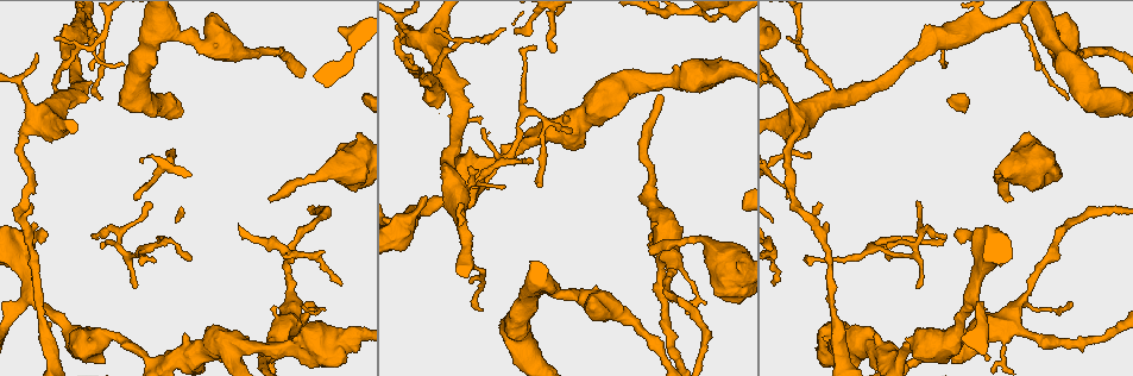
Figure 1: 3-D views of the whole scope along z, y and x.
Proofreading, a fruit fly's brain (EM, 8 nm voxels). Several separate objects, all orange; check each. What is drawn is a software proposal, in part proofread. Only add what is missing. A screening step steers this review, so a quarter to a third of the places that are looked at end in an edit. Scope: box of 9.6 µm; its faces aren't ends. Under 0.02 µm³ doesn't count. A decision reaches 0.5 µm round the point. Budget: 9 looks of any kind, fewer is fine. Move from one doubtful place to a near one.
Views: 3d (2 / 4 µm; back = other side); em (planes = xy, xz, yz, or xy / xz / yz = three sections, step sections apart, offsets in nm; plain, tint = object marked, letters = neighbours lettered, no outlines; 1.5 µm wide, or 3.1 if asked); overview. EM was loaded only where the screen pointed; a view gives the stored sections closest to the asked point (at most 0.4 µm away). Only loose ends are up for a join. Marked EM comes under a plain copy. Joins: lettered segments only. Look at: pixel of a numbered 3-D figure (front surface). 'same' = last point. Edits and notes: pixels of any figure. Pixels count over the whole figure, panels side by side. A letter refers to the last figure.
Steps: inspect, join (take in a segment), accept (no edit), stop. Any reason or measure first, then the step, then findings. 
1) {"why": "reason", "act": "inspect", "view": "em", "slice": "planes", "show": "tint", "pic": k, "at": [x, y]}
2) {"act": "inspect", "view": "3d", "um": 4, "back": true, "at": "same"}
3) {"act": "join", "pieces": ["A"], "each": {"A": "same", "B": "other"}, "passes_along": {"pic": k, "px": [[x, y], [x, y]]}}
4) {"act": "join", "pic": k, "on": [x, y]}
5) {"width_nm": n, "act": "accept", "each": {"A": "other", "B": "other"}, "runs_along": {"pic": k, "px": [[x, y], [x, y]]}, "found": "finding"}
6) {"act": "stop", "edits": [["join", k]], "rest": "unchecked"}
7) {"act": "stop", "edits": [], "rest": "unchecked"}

{"why": "branch stops here", "act": "inspect", "view": "3d", "um": 4, "back": true, "pic": 1, "at": [189, 257]}

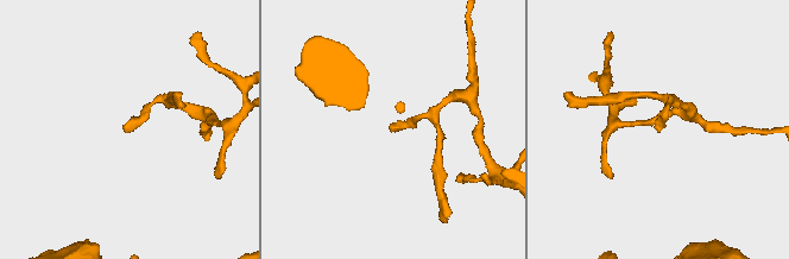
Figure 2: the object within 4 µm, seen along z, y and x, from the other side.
{"act": "inspect", "view": "em", "slice": "planes", "show": "letters", "pic": 2, "at": [389, 126]}

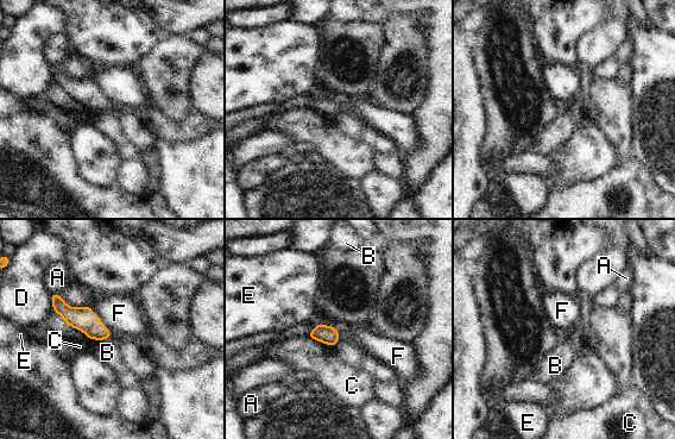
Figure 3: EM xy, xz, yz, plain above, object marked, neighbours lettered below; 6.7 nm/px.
{"act": "accept", "each": {"A": "other", "B": "other", "C": "other", "D": "other", "E": "other", "F": "other"}, "found": "no lettered segment goes on from it"}

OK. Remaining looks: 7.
{"why": "tapers out", "act": "inspect", "view": "3d", "um": 2, "pic": 1, "at": [472, 188]}

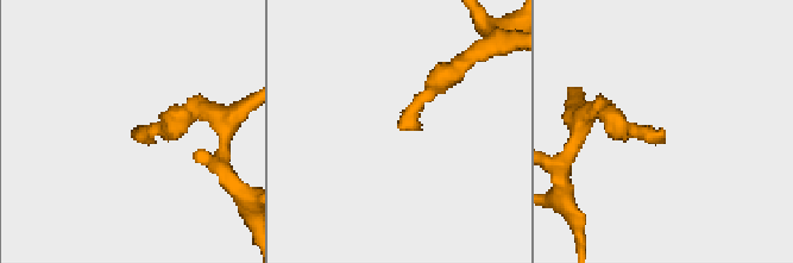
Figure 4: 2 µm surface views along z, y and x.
{"act": "inspect", "view": "em", "slice": "xz", "step": 4, "show": "letters", "pic": 4, "at": [398, 128]}

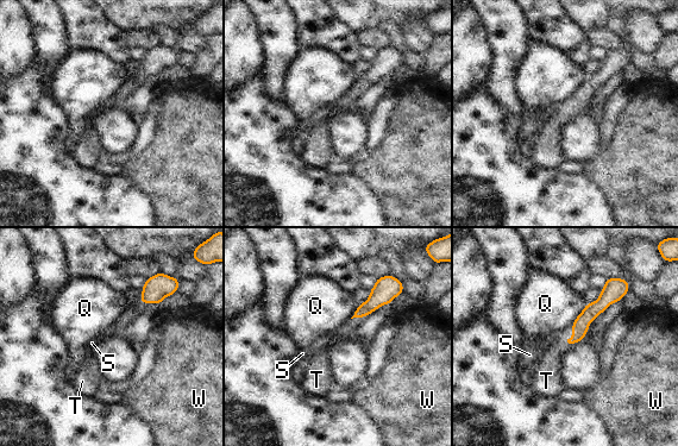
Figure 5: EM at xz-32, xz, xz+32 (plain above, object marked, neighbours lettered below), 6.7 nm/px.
{"why": "another direction", "act": "inspect", "view": "em", "slice": "planes", "show": "letters", "at": "same"}

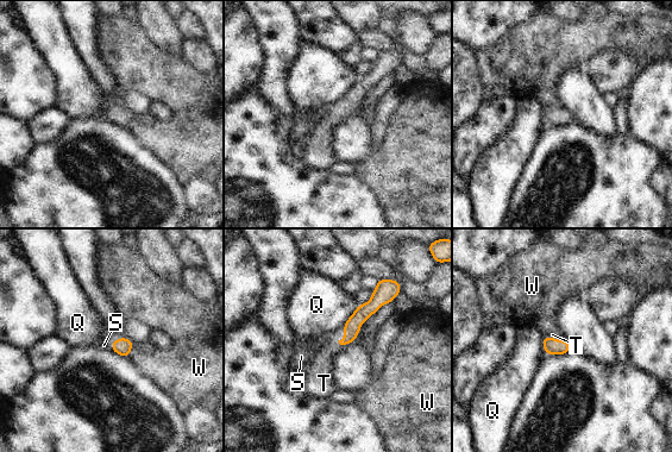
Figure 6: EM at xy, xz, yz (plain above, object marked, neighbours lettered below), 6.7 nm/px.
{"act": "join", "pieces": ["T"], "each": {"Q": "other", "S": "other", "T": "same", "W": "other"}, "passes_along": {"pic": 6, "px": [[352, 326], [344, 334], [321, 363]]}, "found": "it goes on there"}

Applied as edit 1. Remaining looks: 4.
{"why": "branch stops here", "act": "inspect", "view": "3d", "um": 4, "pic": 1, "at": [552, 53]}

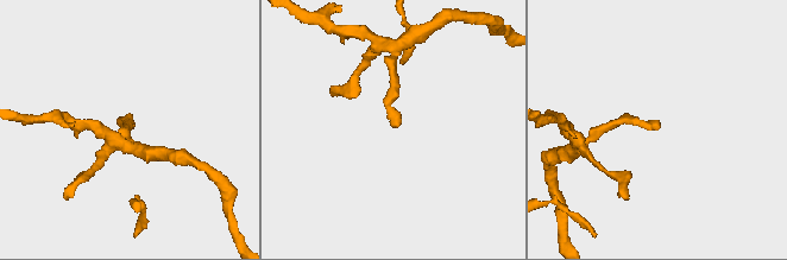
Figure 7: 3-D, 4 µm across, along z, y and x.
{"act": "inspect", "view": "em", "slice": "planes", "show": "letters", "pic": 7, "at": [393, 126]}

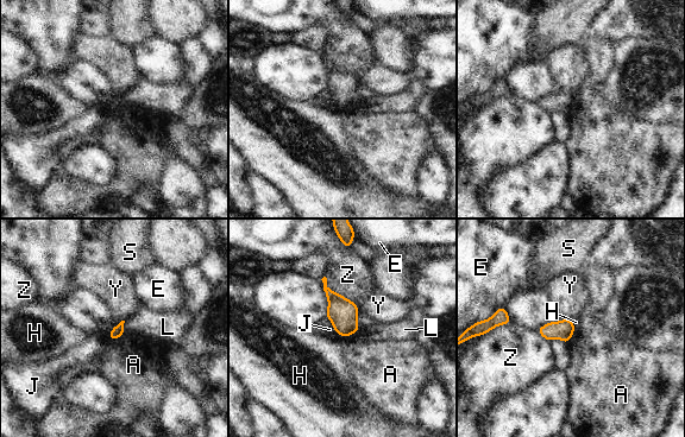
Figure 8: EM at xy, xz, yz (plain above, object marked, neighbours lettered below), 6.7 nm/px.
{"width_nm": 80, "act": "accept", "each": {"A": "other", "E": "other", "H": "other", "J": "other", "L": "other", "S": "other", "Y": "other", "Z": "other"}, "found": "no lettered segment goes on from it"}

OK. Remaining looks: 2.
{"why": "an open end", "act": "inspect", "view": "em", "slice": "xy", "step": 8, "show": "letters", "pic": 1, "at": [122, 65]}

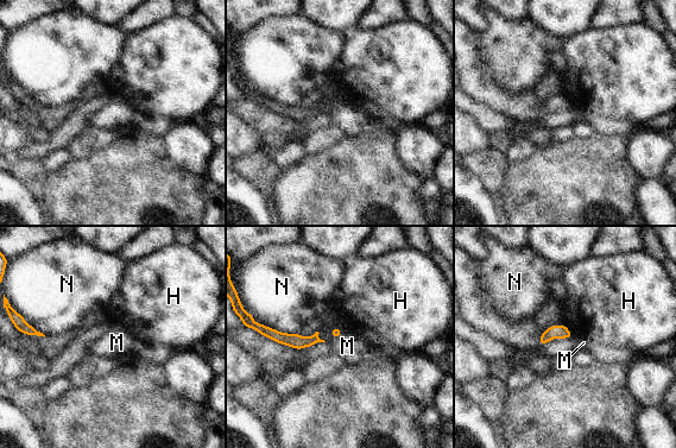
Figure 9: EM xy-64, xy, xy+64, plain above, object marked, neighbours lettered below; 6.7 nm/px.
{"act": "inspect", "view": "em", "slice": "xz", "step": 8, "show": "letters", "at": "same"}

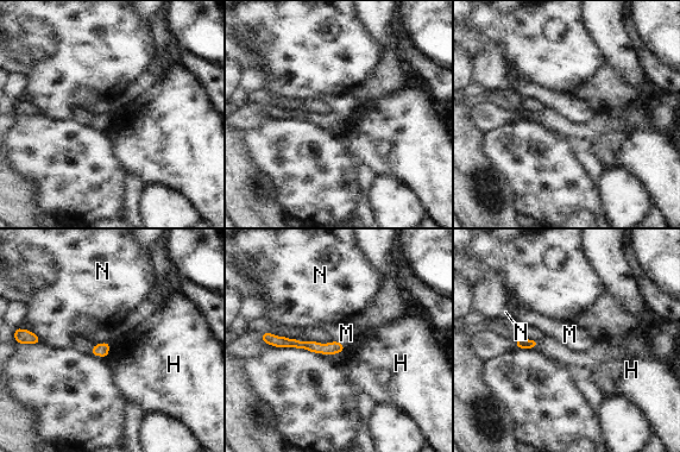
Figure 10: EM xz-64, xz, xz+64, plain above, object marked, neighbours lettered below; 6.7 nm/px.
{"width_nm": 90, "act": "accept", "each": {"H": "other", "M": "other", "N": "other"}, "runs_along": {"pic": 10, "px": [[266, 337], [277, 341], [340, 349]]}, "found": "none of them fits"}

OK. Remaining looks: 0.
{"act": "stop", "edits": [["join", 6]], "rest": "unchecked"}

